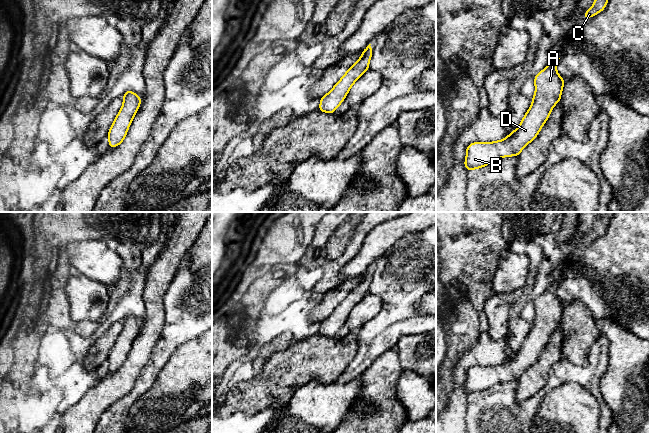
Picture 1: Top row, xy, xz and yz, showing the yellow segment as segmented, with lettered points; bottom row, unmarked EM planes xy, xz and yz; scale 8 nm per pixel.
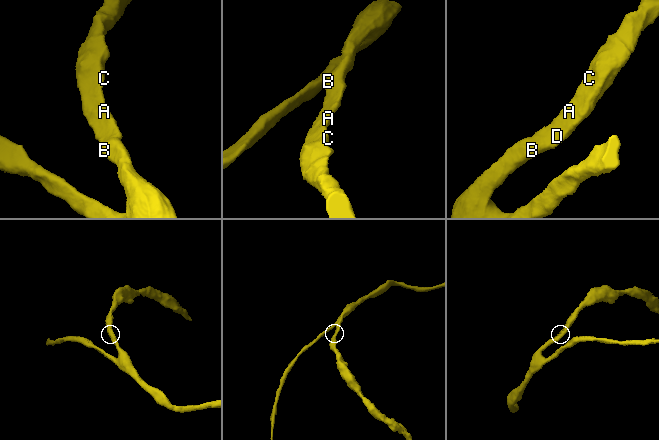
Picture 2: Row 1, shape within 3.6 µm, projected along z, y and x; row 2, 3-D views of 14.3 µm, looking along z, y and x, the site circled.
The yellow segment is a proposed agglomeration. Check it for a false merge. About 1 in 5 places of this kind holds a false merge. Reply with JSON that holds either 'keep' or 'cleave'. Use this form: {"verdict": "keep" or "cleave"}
{"verdict": "keep"}

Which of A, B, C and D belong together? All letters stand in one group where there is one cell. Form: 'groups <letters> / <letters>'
groups A B C D

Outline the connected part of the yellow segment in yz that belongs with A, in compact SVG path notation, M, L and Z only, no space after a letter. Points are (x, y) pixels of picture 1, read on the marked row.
M561 54L553 56L550 63L534 76L535 94L531 99L532 104L517 129L502 140L473 142L466 147L465 169L472 171L503 157L518 157L522 149L536 139L553 107L561 101L565 79L556 70L561 58Z

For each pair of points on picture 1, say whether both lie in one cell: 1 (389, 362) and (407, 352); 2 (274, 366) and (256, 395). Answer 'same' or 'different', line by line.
1: different
2: same

